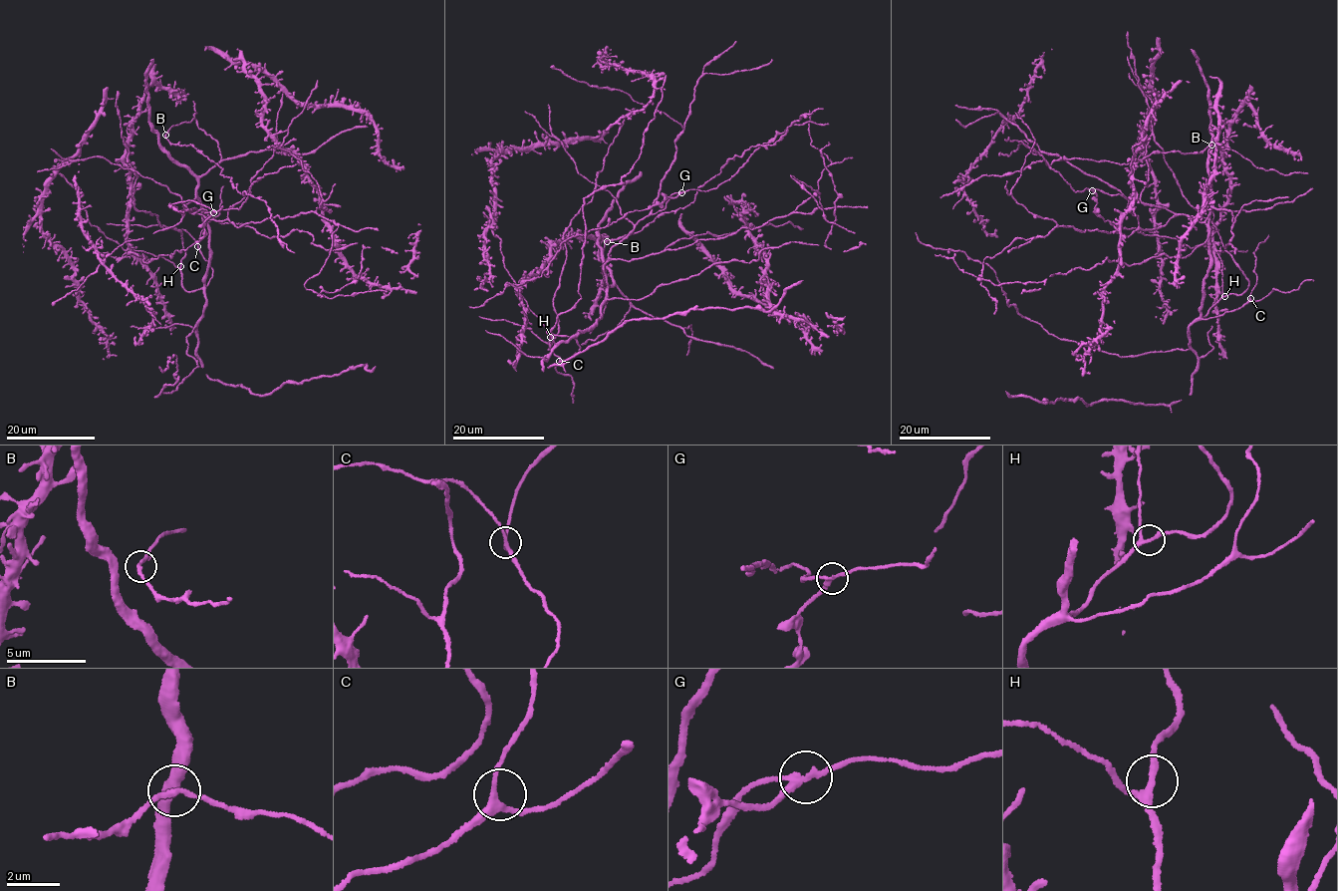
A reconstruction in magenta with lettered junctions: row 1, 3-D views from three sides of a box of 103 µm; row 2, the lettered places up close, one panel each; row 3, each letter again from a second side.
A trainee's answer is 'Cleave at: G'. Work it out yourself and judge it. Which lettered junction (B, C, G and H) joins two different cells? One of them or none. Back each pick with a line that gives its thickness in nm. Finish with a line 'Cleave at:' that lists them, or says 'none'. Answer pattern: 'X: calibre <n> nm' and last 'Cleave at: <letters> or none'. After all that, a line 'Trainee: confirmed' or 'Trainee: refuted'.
G: calibre 200 nm
Cleave at: G
Trainee: confirmed

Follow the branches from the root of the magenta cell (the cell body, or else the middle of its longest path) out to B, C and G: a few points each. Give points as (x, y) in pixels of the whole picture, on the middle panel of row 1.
B: (618, 258), (612, 258), (603, 266), (609, 286), (615, 280), (598, 242), (600, 239), (607, 241)
C: (618, 258), (603, 266), (608, 291), (600, 306), (601, 315), (577, 336), (579, 353), (559, 361)
G: (618, 258), (610, 258), (609, 250), (642, 219), (666, 206), (666, 200), (674, 192), (682, 192)

